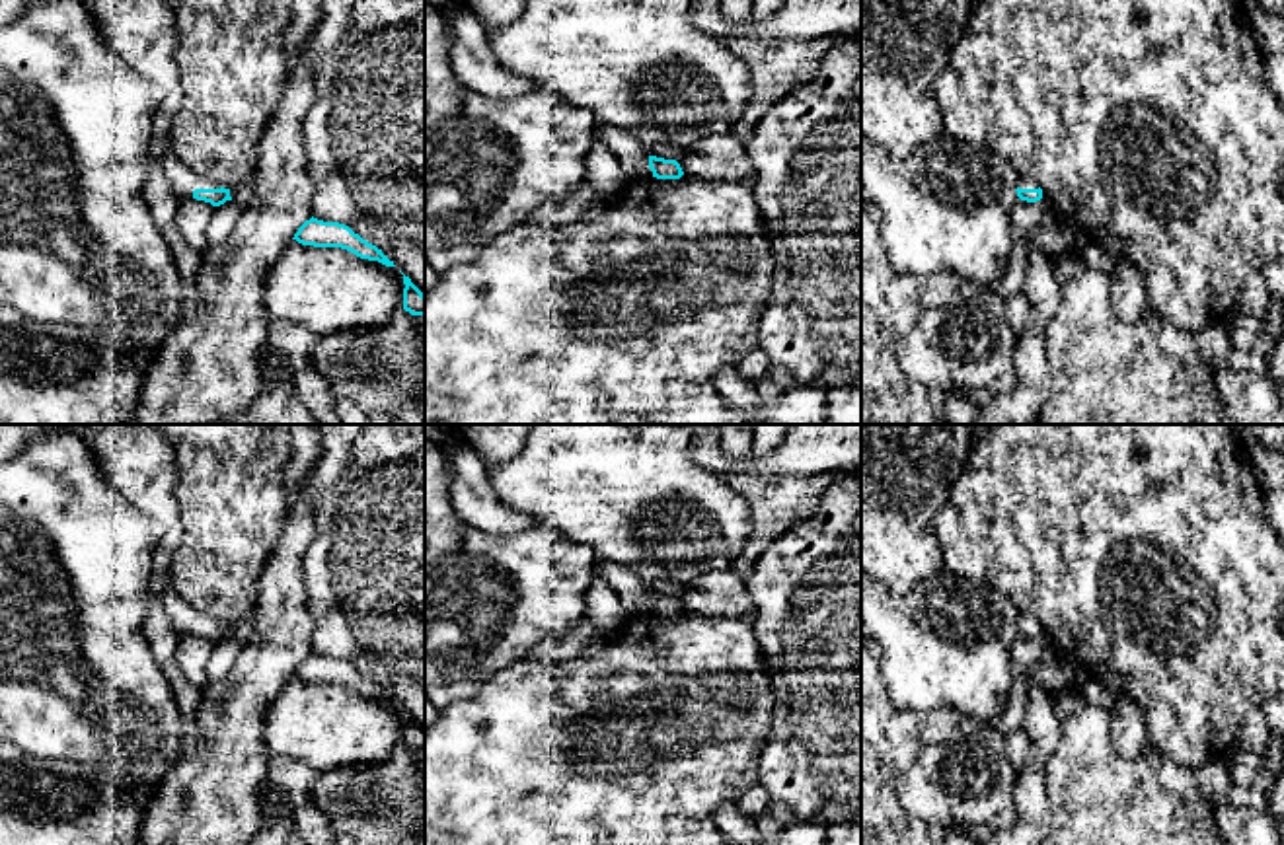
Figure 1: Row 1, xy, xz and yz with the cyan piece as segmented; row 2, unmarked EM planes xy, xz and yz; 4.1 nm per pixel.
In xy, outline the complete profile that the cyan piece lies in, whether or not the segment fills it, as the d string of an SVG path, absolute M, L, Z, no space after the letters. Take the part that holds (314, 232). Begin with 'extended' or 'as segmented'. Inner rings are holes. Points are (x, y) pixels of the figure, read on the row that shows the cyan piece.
as segmented; M312 216L298 228L292 239L296 239L302 245L314 245L314 247L341 247L355 253L360 259L378 261L386 267L396 267L394 261L390 261L382 253L382 249L368 243L349 226L339 222L323 222Z

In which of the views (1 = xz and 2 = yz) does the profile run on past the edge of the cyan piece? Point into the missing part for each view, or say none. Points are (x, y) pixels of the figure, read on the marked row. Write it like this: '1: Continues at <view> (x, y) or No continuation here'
1: No continuation here
2: Continues at yz (1023, 183)

